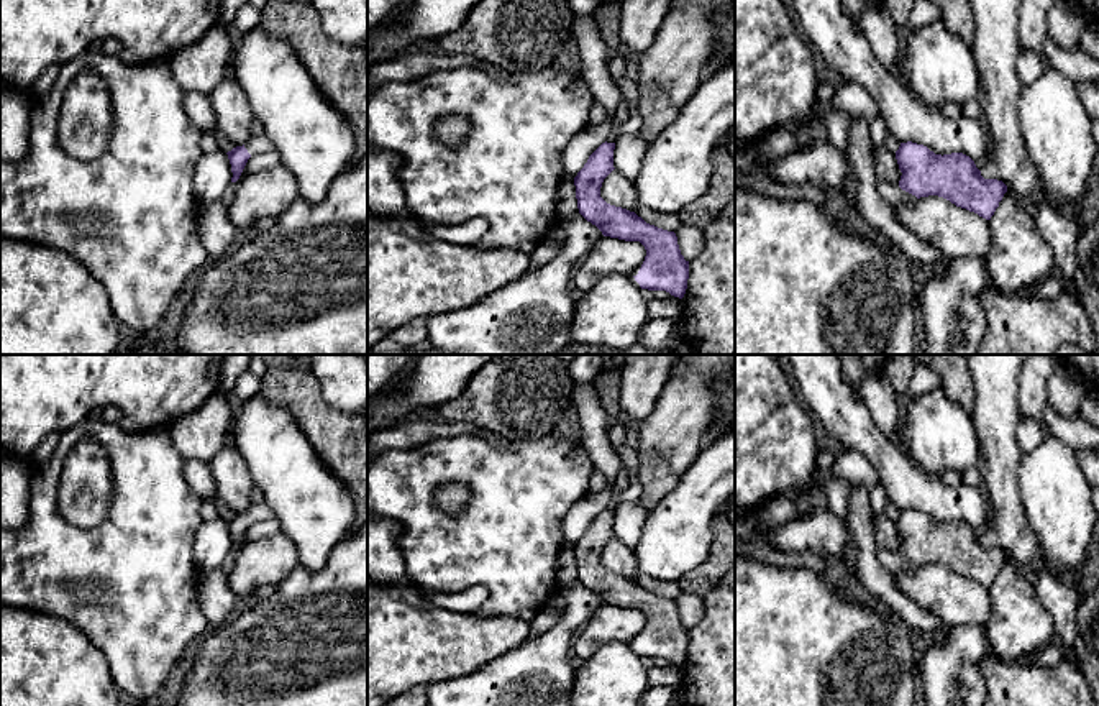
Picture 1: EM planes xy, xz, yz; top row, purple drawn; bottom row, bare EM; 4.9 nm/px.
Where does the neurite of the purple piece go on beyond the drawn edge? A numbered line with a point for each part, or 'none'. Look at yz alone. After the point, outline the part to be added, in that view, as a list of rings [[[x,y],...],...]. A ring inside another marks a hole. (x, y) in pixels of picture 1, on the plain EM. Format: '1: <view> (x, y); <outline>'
none

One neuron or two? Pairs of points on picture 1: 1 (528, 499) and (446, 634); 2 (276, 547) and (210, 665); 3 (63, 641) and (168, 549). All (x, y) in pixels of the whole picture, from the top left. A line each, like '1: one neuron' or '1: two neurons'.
1: two neurons
2: two neurons
3: two neurons

